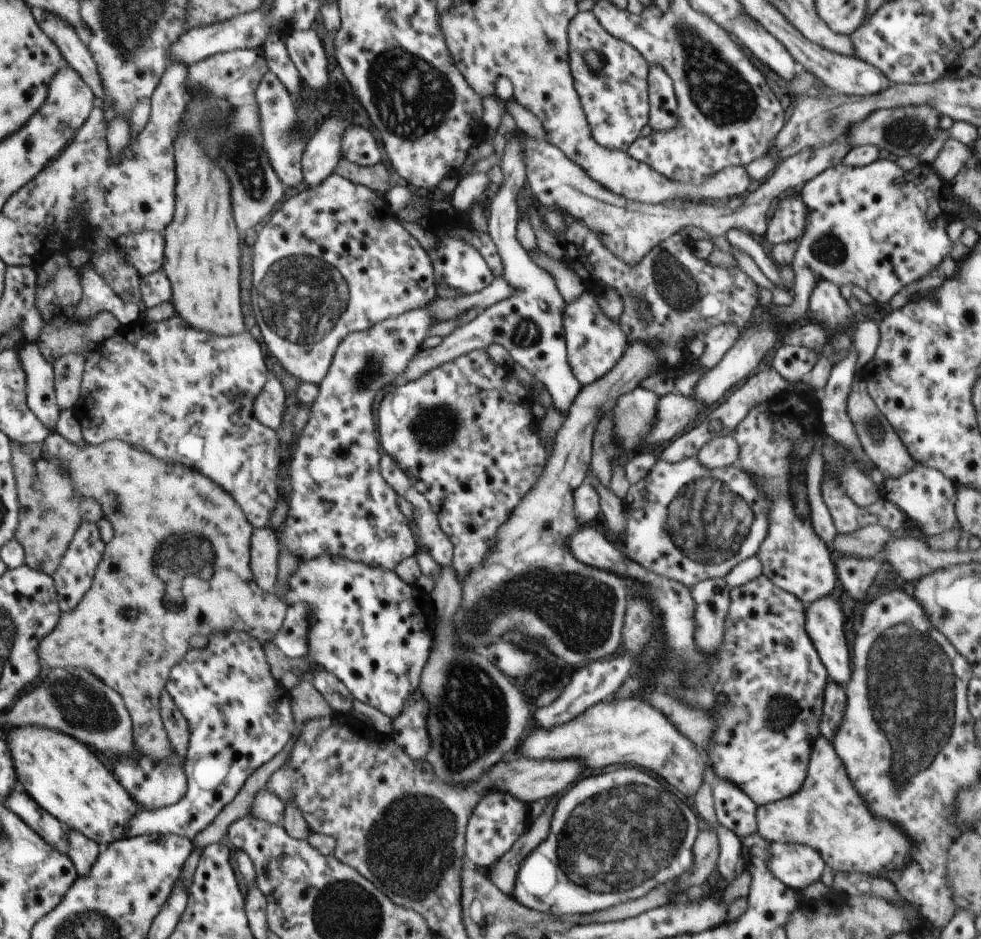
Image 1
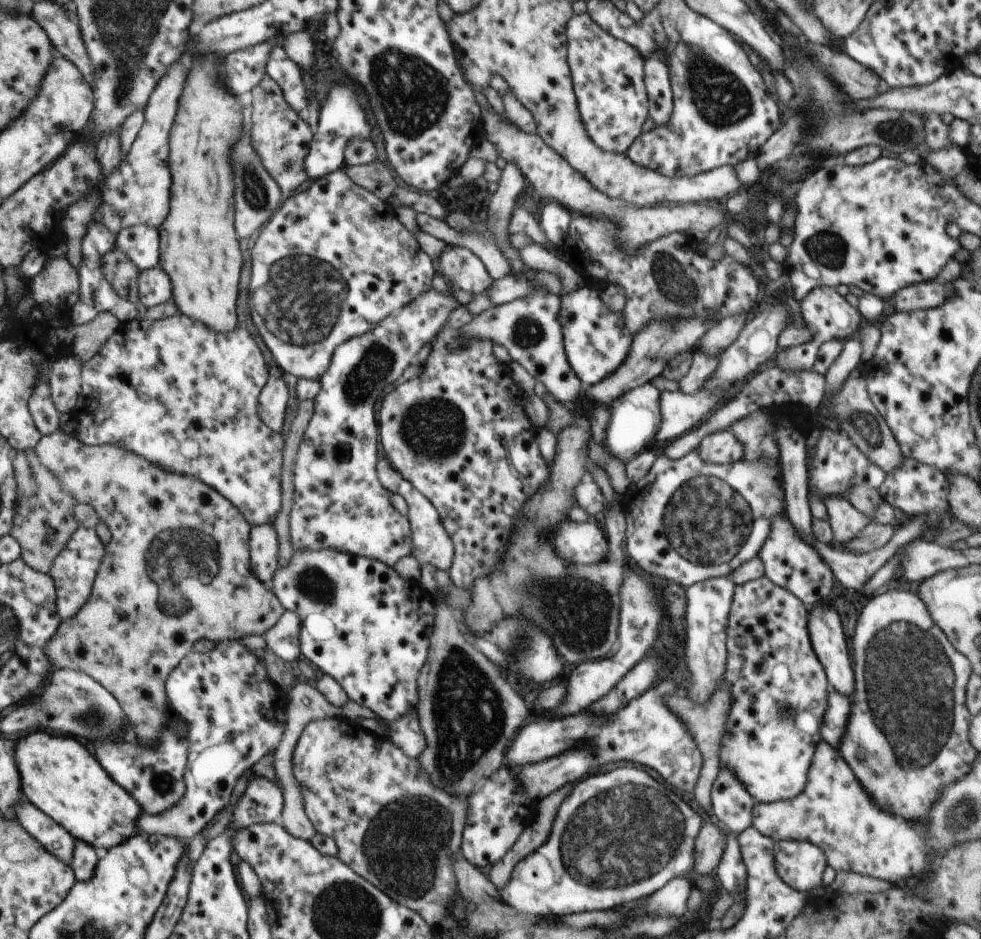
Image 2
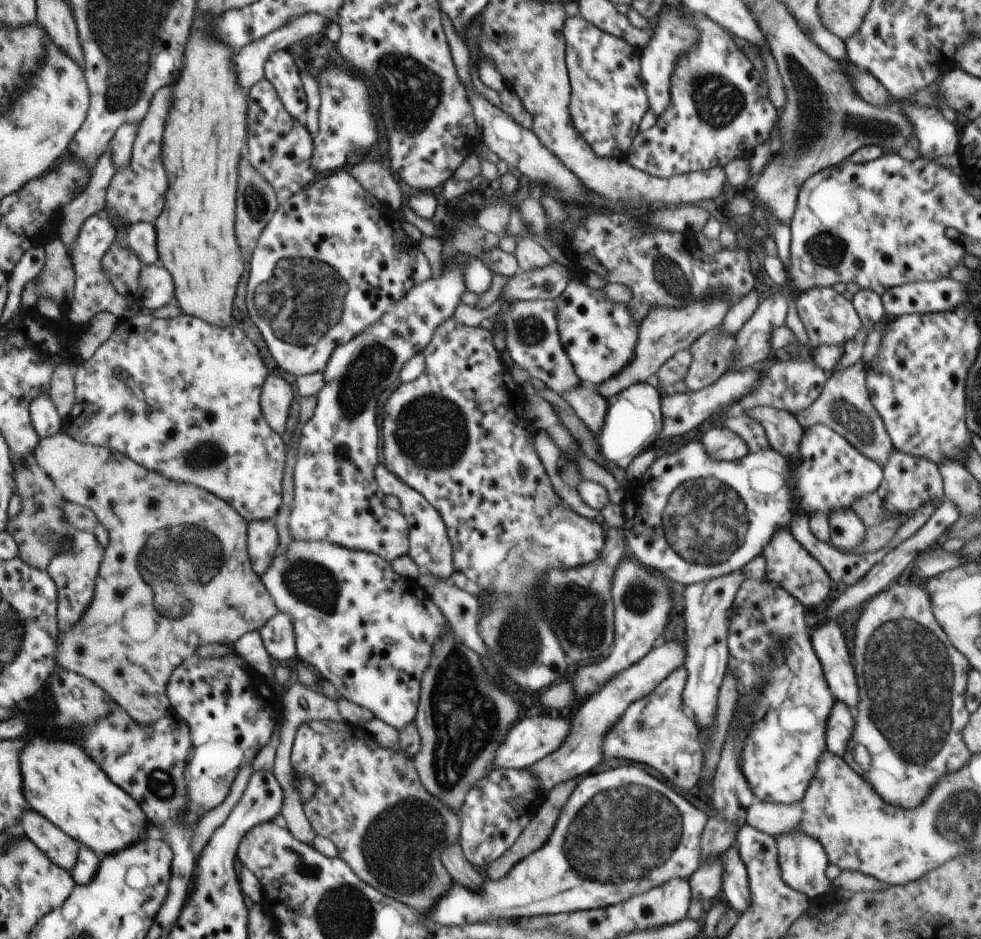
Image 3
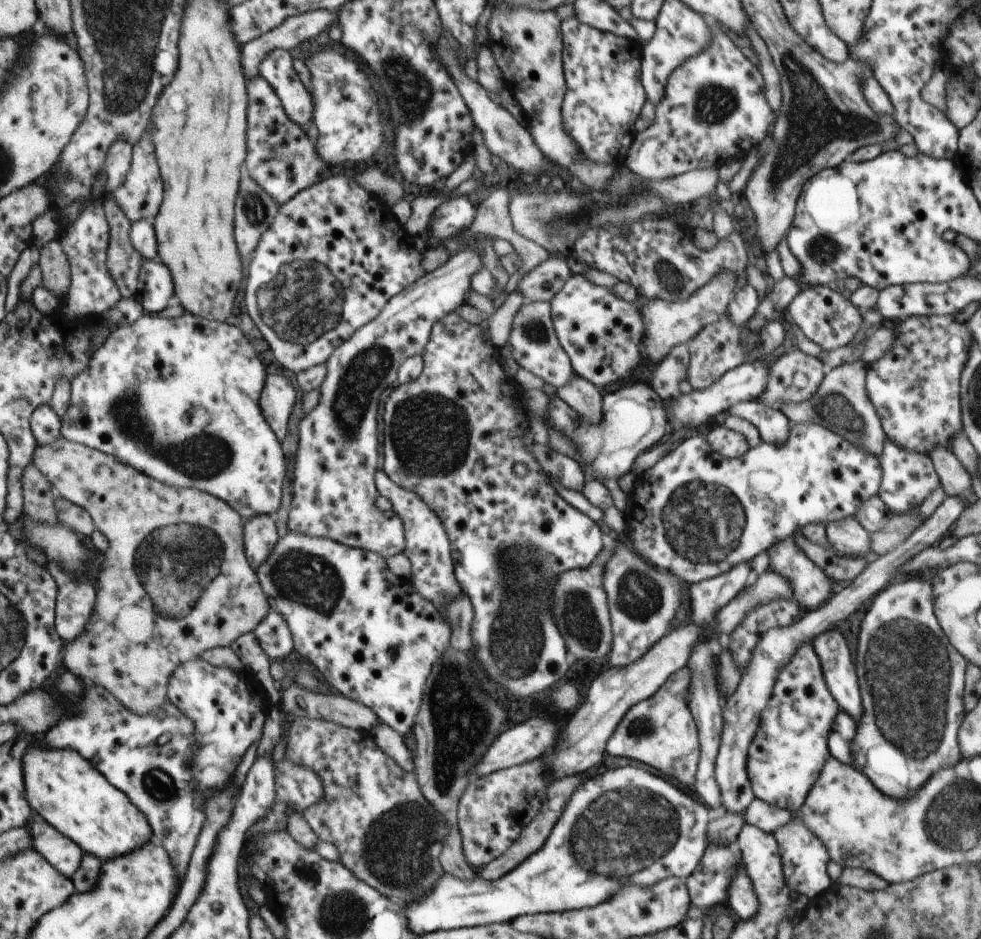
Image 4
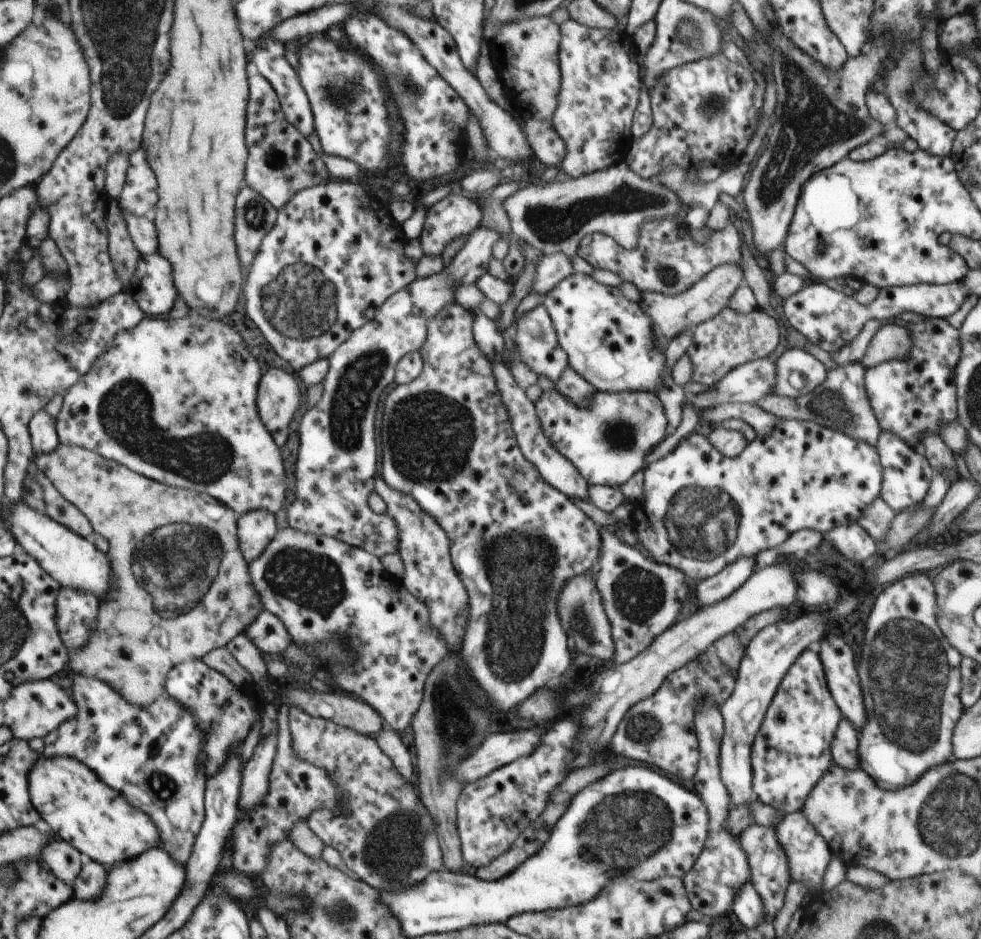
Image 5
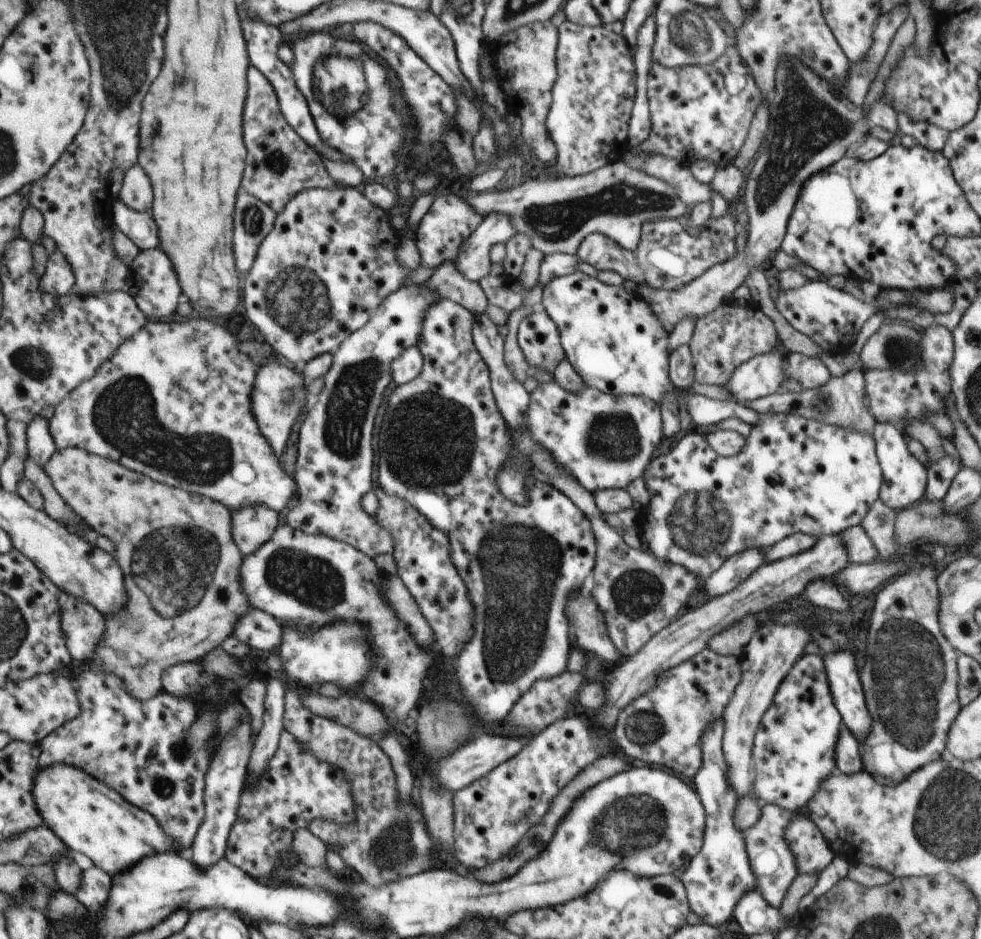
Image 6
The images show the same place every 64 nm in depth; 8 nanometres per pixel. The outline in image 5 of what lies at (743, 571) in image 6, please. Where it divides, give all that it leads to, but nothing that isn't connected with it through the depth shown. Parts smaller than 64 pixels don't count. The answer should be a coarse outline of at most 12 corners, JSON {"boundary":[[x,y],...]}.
{"boundary":[[738,557],[696,584],[707,607],[736,592],[758,570],[754,557]]}

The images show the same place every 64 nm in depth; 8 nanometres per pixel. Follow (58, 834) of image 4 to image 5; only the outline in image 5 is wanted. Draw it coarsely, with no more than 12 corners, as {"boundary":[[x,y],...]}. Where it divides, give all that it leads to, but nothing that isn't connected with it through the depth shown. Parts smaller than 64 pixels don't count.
{"boundary":[[58,837],[42,860],[74,886],[85,866],[82,851]]}

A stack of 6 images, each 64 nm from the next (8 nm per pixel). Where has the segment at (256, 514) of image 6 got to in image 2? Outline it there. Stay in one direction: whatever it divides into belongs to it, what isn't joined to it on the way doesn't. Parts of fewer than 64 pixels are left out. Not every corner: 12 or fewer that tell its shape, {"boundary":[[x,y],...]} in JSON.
{"boundary":[[273,524],[253,527],[253,570],[272,587],[280,568]]}

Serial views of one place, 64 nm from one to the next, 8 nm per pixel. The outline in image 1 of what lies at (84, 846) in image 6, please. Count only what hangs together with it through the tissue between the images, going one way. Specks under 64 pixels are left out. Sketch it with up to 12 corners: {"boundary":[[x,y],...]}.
{"boundary":[[46,726],[8,729],[21,790],[110,846],[140,808],[105,757]]}

